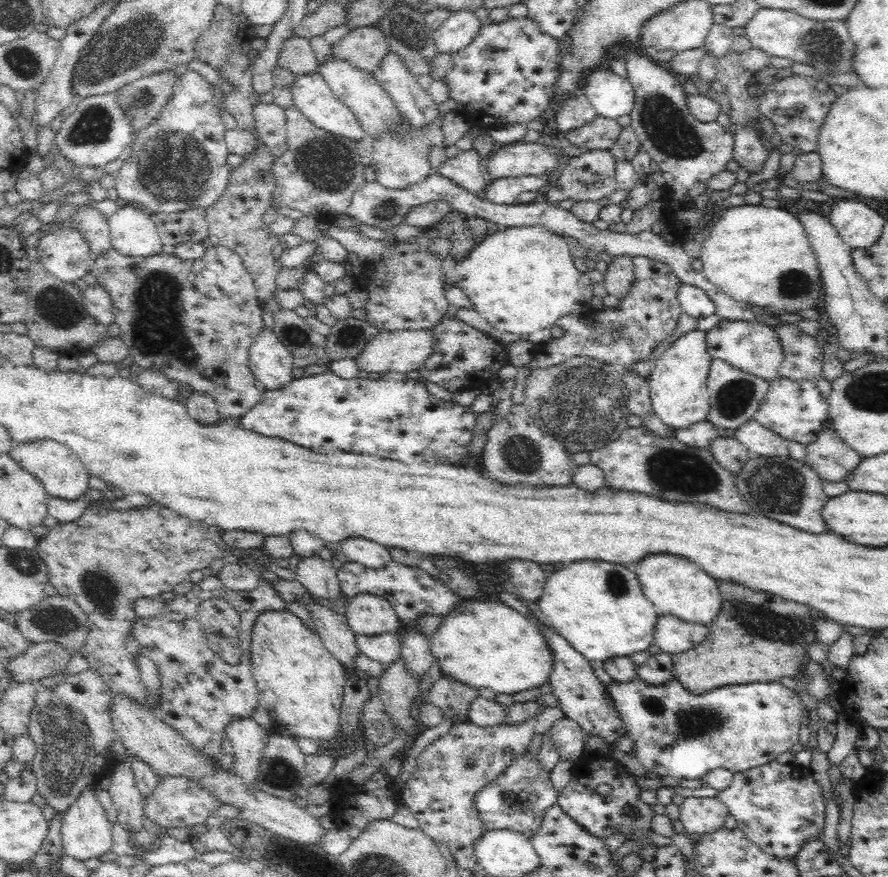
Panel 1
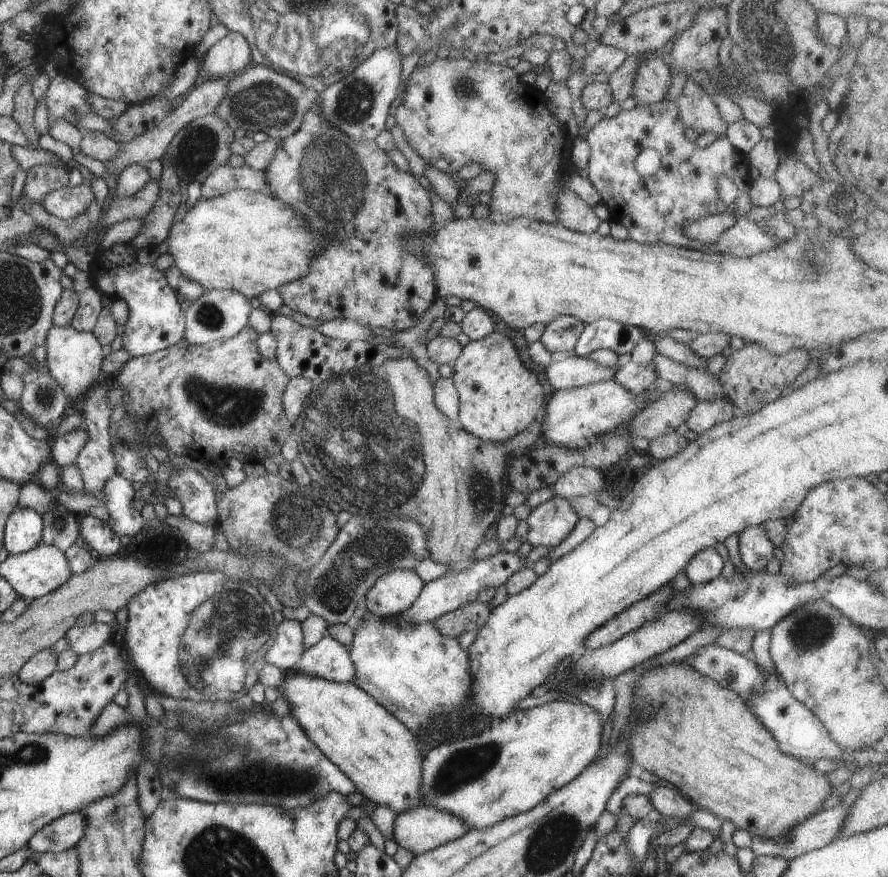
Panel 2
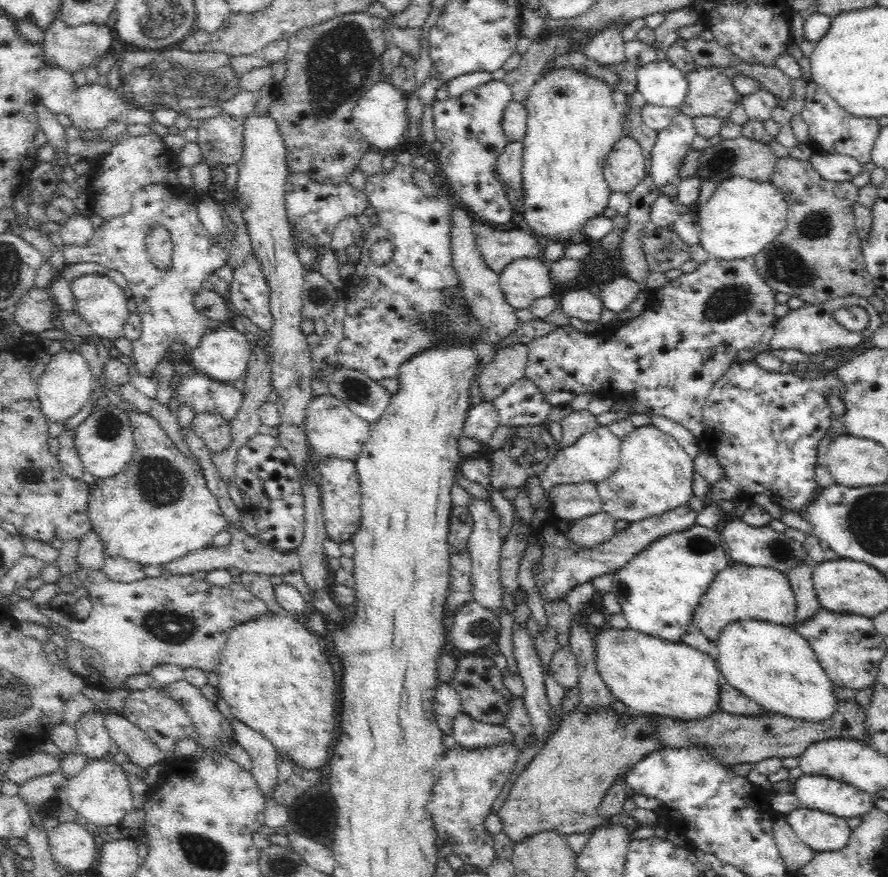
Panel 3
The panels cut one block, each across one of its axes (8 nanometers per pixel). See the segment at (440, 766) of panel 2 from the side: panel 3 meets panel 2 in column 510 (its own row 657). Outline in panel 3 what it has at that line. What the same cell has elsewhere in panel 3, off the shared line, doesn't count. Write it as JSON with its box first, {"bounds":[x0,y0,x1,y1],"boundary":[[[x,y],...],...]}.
{"bounds":[714,620,834,723],"boundary":[[[736,620],[718,632],[714,644],[718,649],[714,661],[720,675],[763,710],[814,723],[834,712],[834,684],[826,677],[810,643],[793,626],[765,620]]]}

